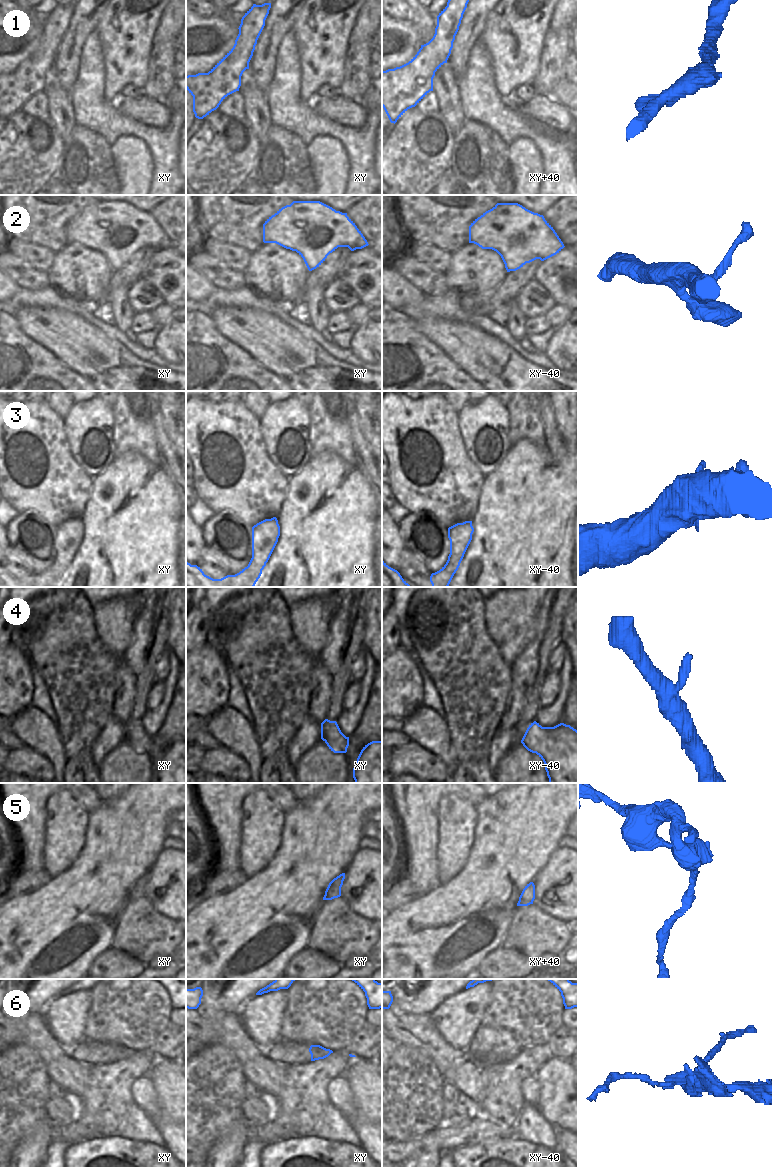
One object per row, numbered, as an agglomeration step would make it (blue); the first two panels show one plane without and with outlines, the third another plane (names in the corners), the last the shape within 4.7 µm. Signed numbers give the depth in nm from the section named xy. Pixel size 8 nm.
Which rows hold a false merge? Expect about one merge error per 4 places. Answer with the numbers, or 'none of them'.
3, 6

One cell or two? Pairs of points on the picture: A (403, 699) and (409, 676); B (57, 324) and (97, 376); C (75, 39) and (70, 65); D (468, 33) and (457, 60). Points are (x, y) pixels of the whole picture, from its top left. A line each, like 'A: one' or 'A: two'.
A: two
B: one
C: one
D: one

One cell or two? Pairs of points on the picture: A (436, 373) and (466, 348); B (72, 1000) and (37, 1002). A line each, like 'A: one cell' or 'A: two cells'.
A: two cells
B: two cells

